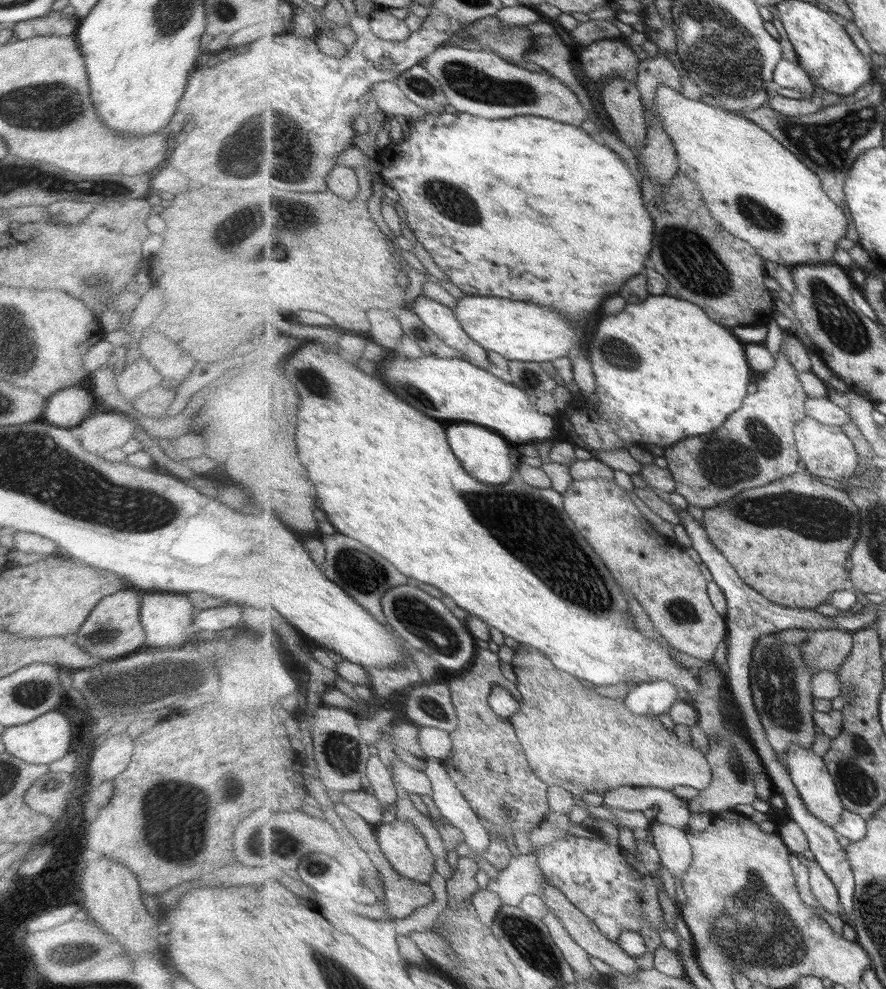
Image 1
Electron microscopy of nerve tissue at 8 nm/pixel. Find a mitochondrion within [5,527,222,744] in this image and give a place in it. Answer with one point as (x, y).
(174, 680)

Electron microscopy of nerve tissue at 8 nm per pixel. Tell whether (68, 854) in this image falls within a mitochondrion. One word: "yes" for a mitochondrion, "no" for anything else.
no

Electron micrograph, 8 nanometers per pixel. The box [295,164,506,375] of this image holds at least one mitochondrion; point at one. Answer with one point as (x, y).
(445, 198)

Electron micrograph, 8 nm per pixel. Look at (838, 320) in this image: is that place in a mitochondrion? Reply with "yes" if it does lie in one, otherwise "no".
yes

